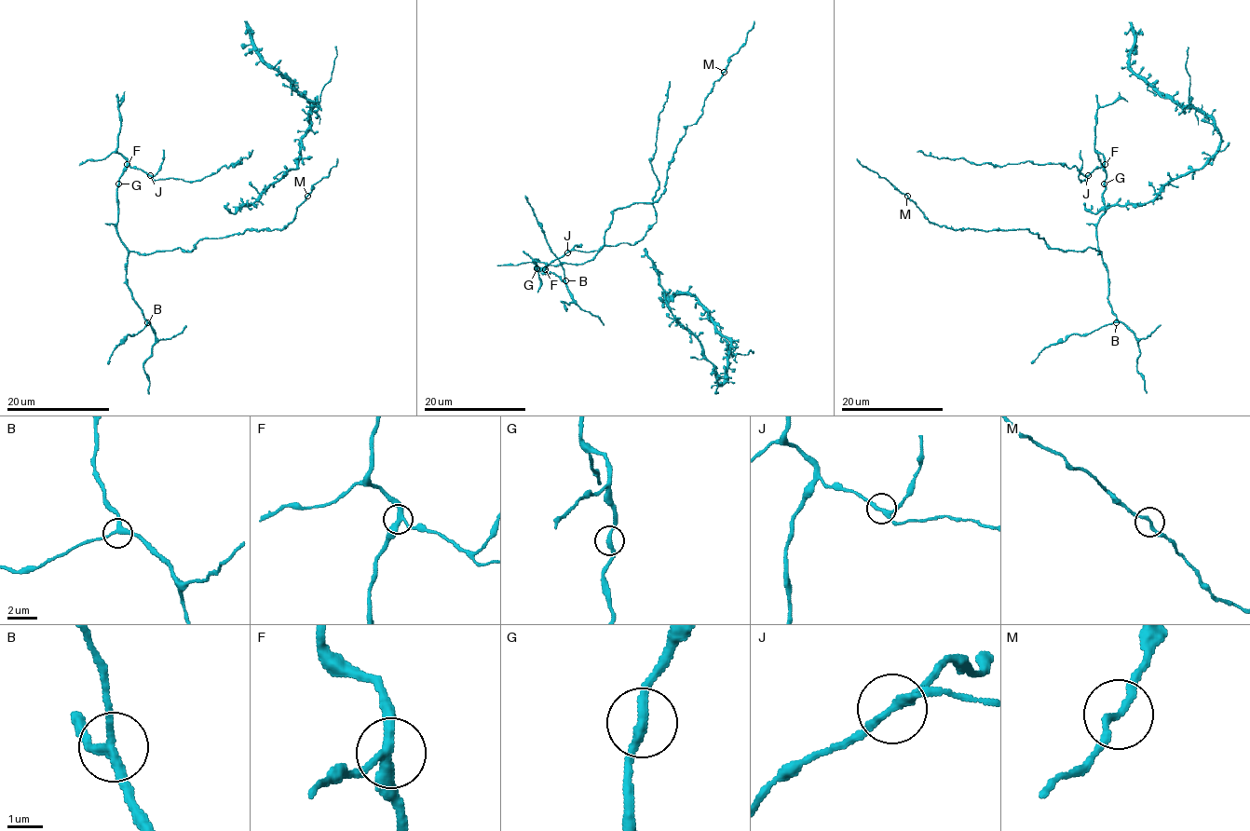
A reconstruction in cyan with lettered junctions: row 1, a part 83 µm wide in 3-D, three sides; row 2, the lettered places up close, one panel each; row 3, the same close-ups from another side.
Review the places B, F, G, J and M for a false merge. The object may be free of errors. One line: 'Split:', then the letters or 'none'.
Split: none

